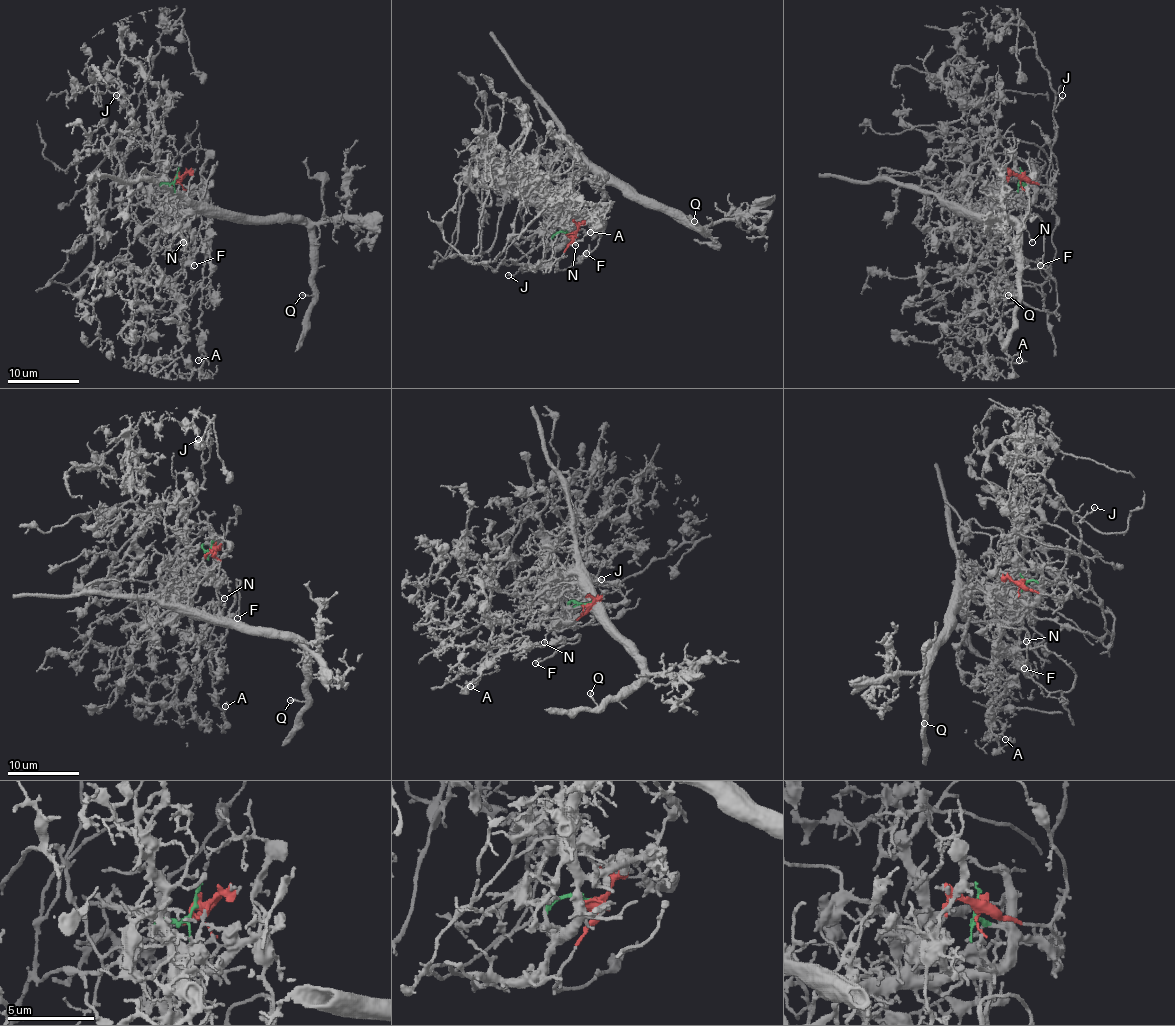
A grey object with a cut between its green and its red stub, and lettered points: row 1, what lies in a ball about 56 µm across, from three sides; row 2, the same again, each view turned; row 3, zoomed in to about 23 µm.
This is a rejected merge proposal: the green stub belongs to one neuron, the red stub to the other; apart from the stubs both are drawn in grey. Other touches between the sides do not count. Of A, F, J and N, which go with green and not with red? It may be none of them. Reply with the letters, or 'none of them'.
N

